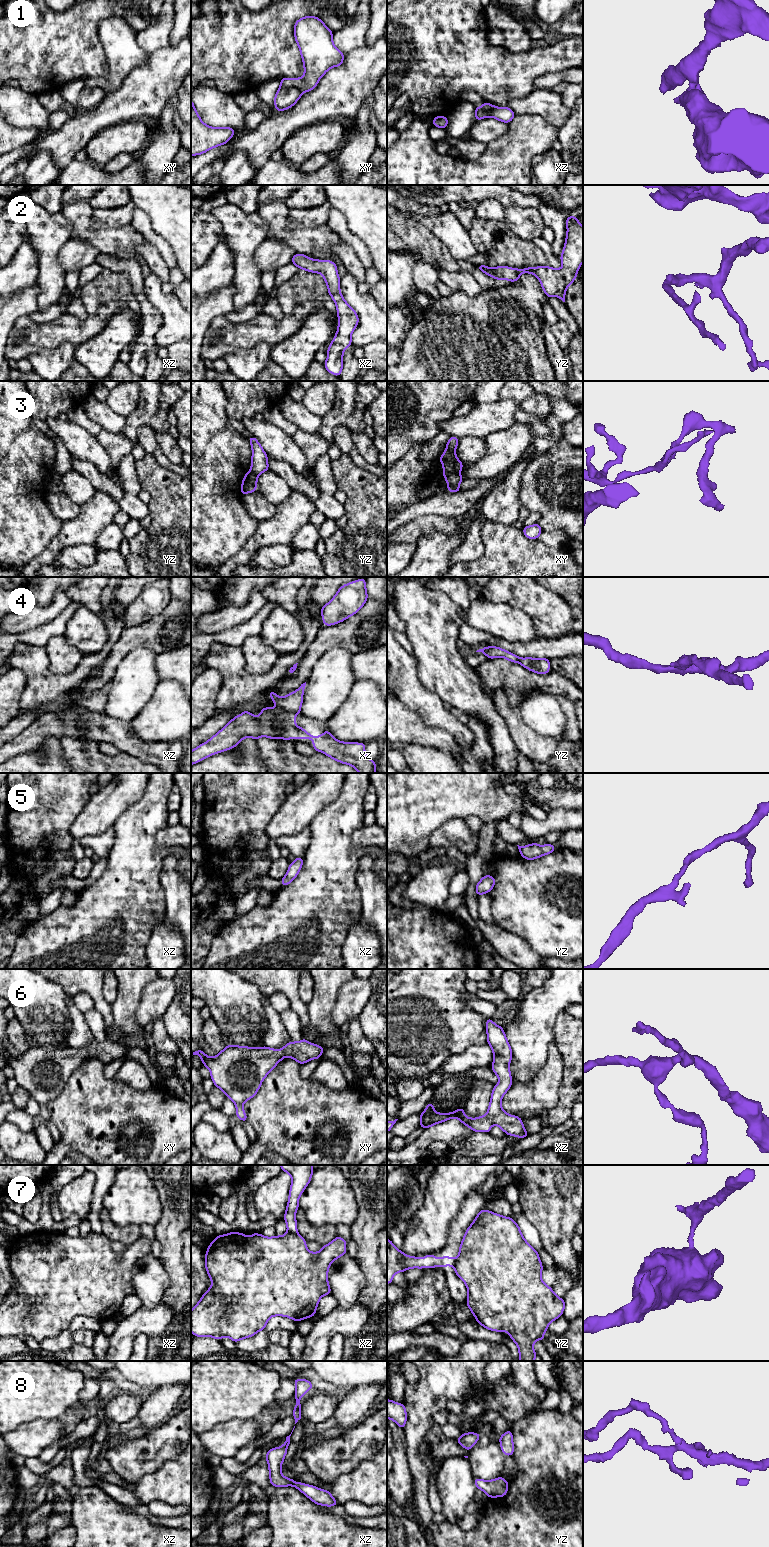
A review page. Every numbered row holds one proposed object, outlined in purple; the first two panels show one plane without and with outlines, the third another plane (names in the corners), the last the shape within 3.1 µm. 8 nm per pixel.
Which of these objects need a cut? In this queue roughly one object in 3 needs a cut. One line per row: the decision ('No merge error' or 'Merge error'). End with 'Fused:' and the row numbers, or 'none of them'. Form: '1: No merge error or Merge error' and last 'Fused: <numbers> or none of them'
1: Merge error
2: No merge error
3: Merge error
4: Merge error
5: No merge error
6: No merge error
7: Merge error
8: No merge error
Fused: 1, 3, 4, 7

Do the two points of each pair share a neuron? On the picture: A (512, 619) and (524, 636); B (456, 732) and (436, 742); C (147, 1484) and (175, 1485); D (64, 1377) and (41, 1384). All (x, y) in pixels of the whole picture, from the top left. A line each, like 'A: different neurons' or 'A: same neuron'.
A: same neuron
B: different neurons
C: same neuron
D: same neuron

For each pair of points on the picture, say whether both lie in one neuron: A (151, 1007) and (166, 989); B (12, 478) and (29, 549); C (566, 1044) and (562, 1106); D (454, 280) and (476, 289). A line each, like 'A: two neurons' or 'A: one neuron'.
A: one neuron
B: one neuron
C: one neuron
D: one neuron

